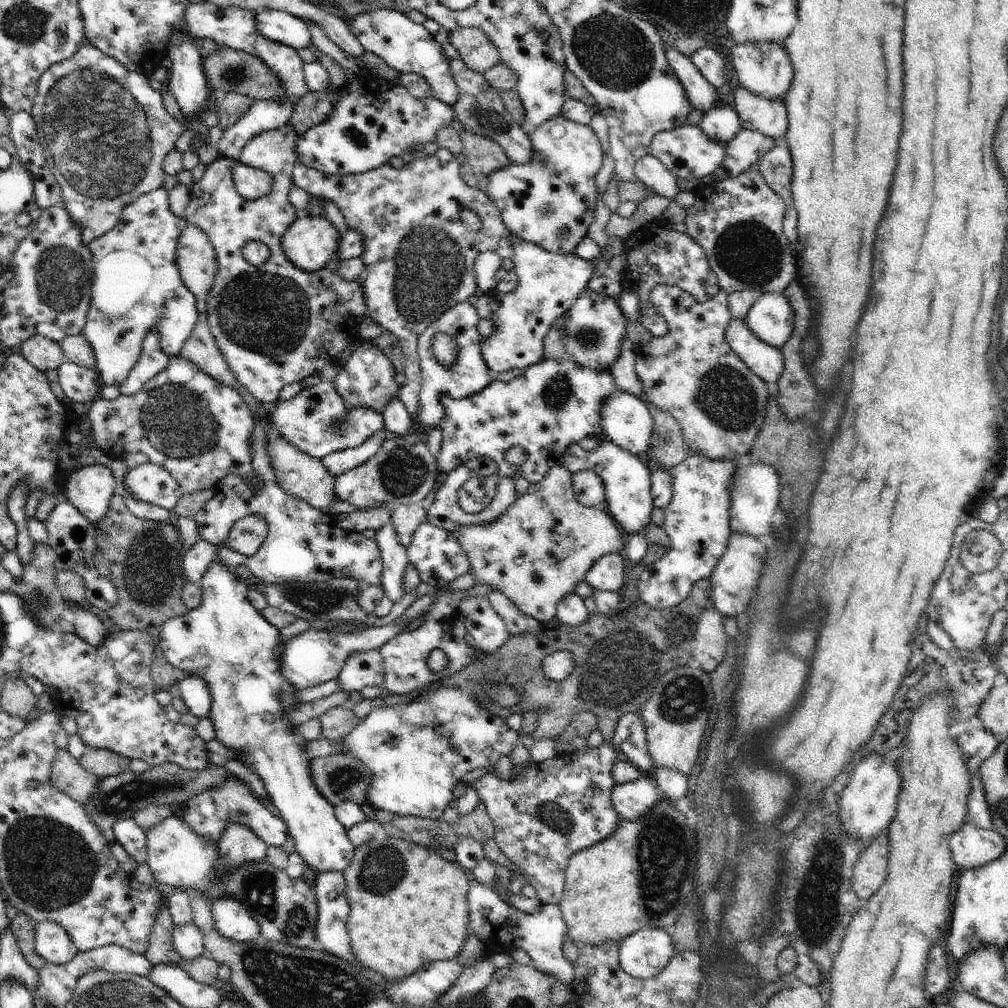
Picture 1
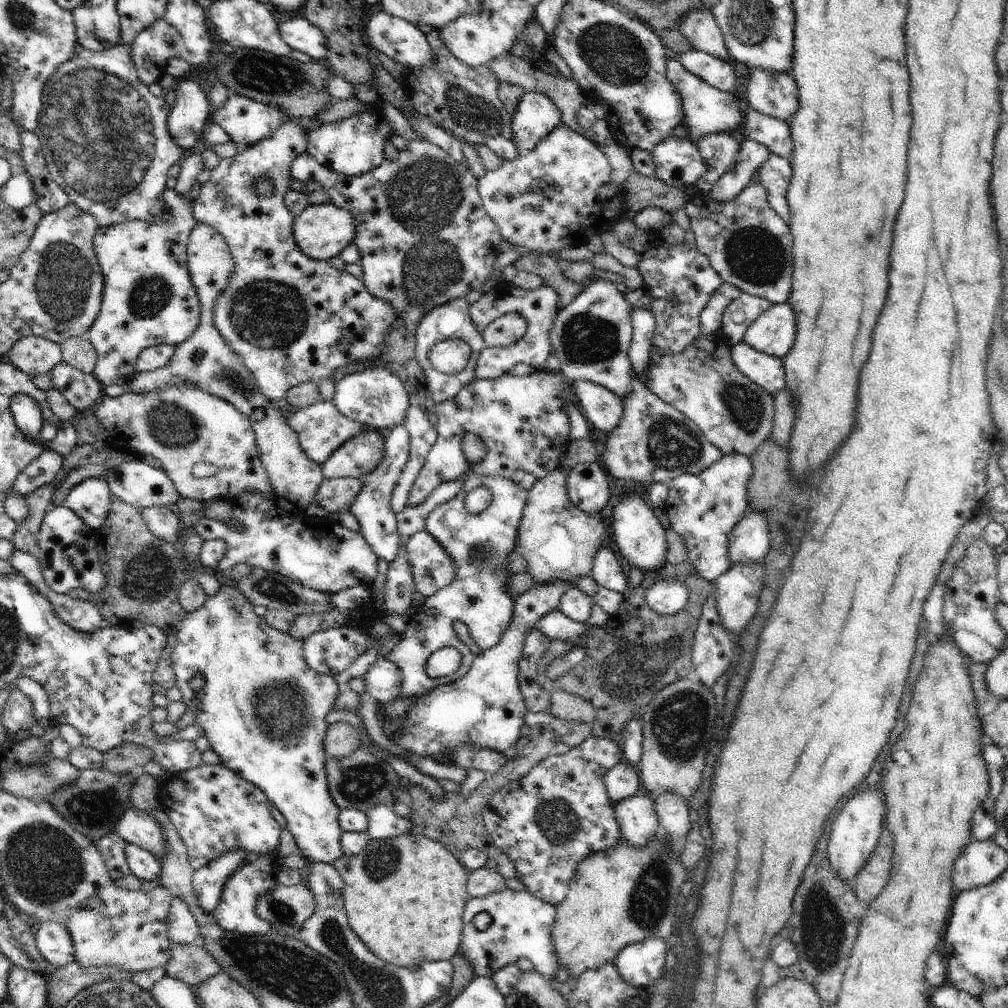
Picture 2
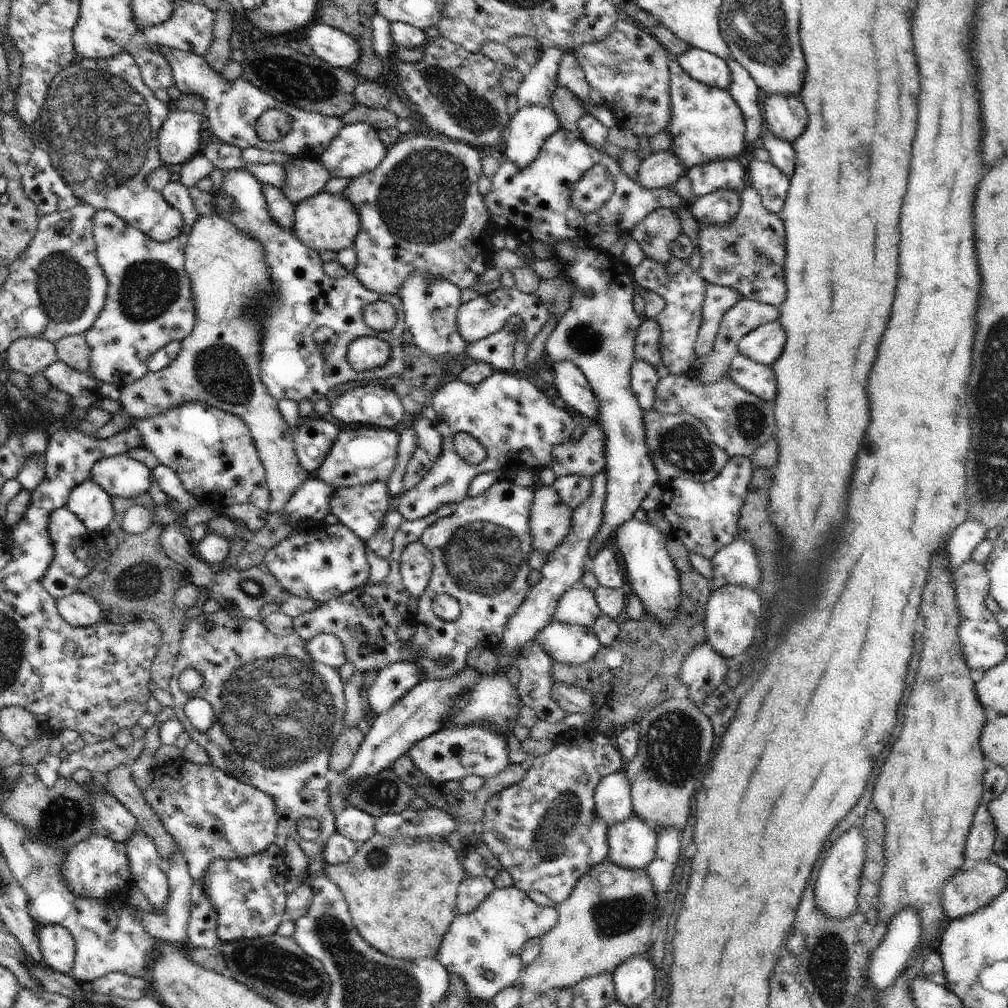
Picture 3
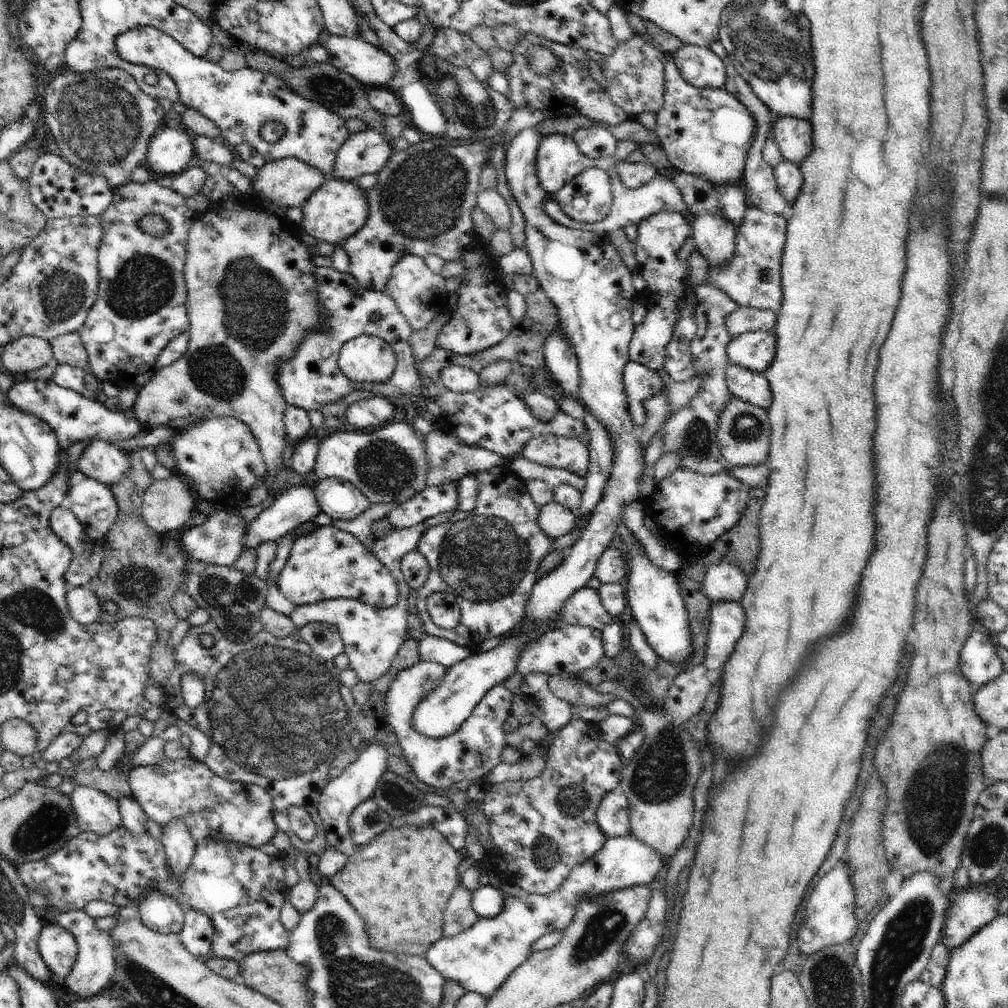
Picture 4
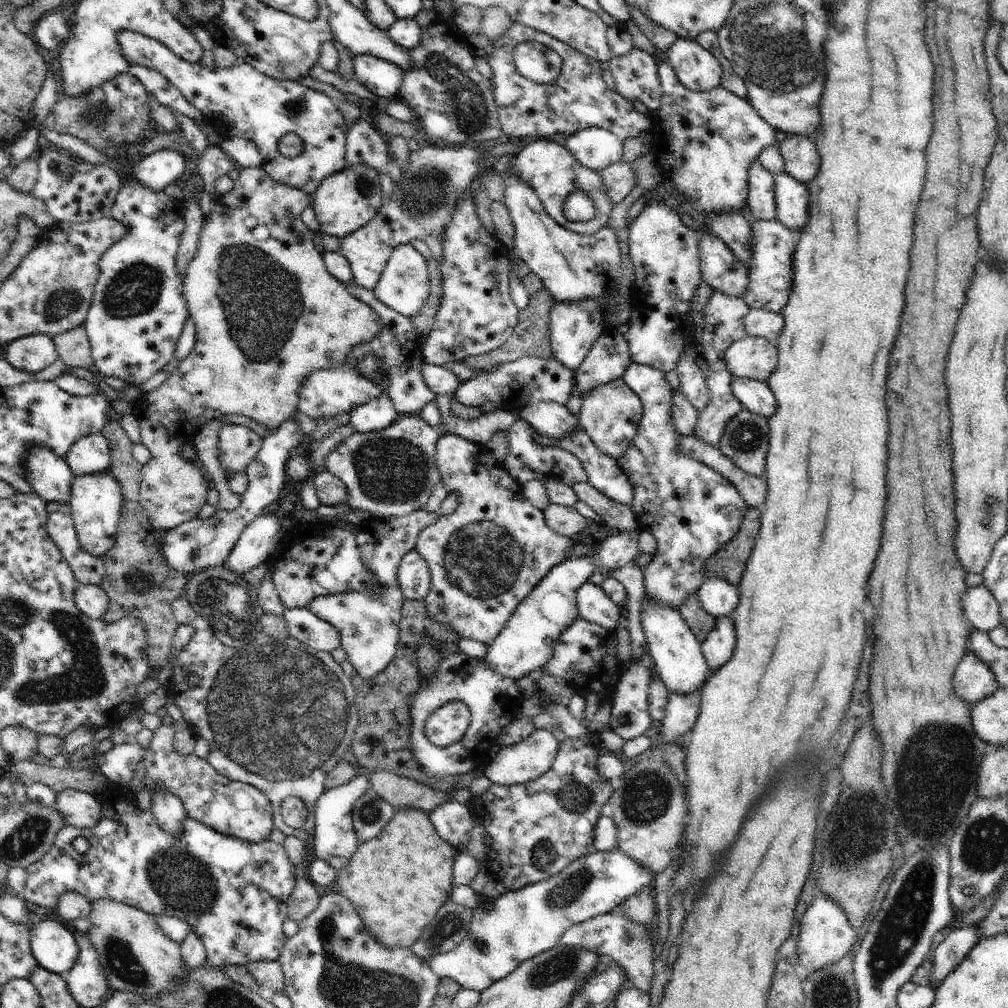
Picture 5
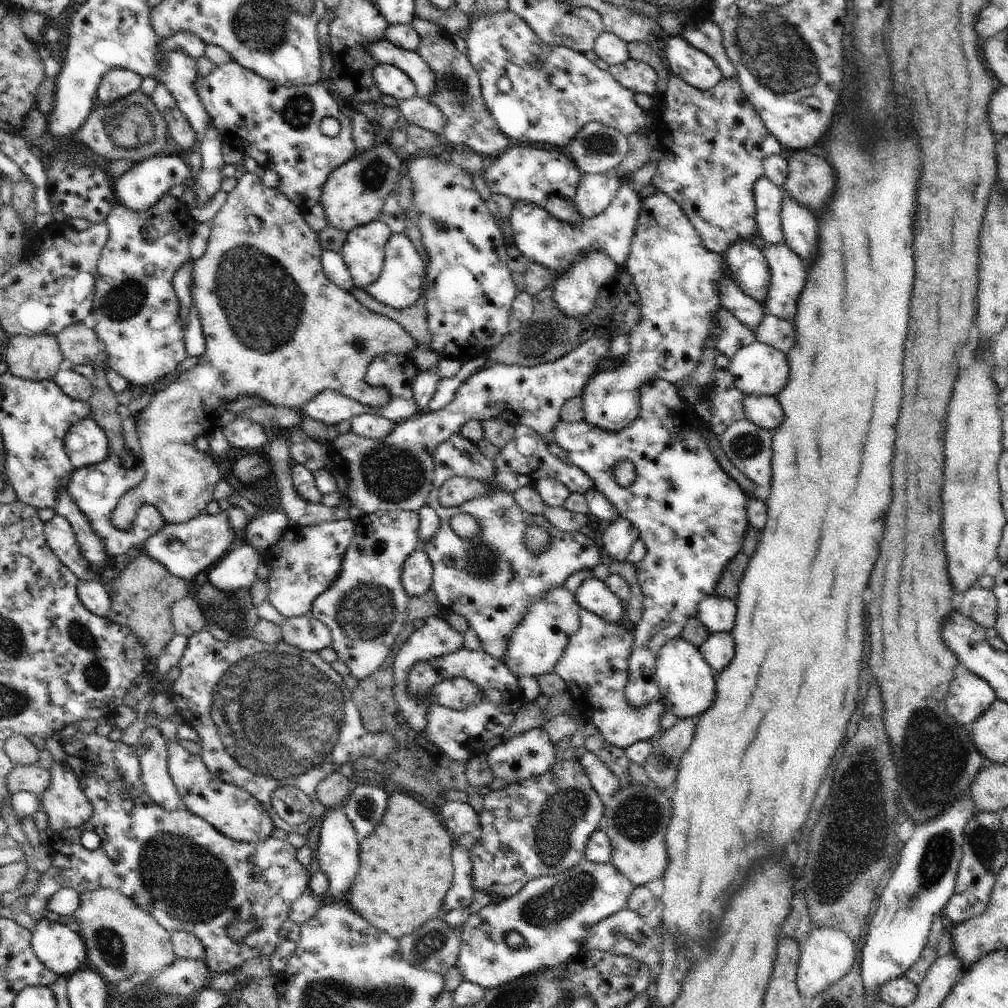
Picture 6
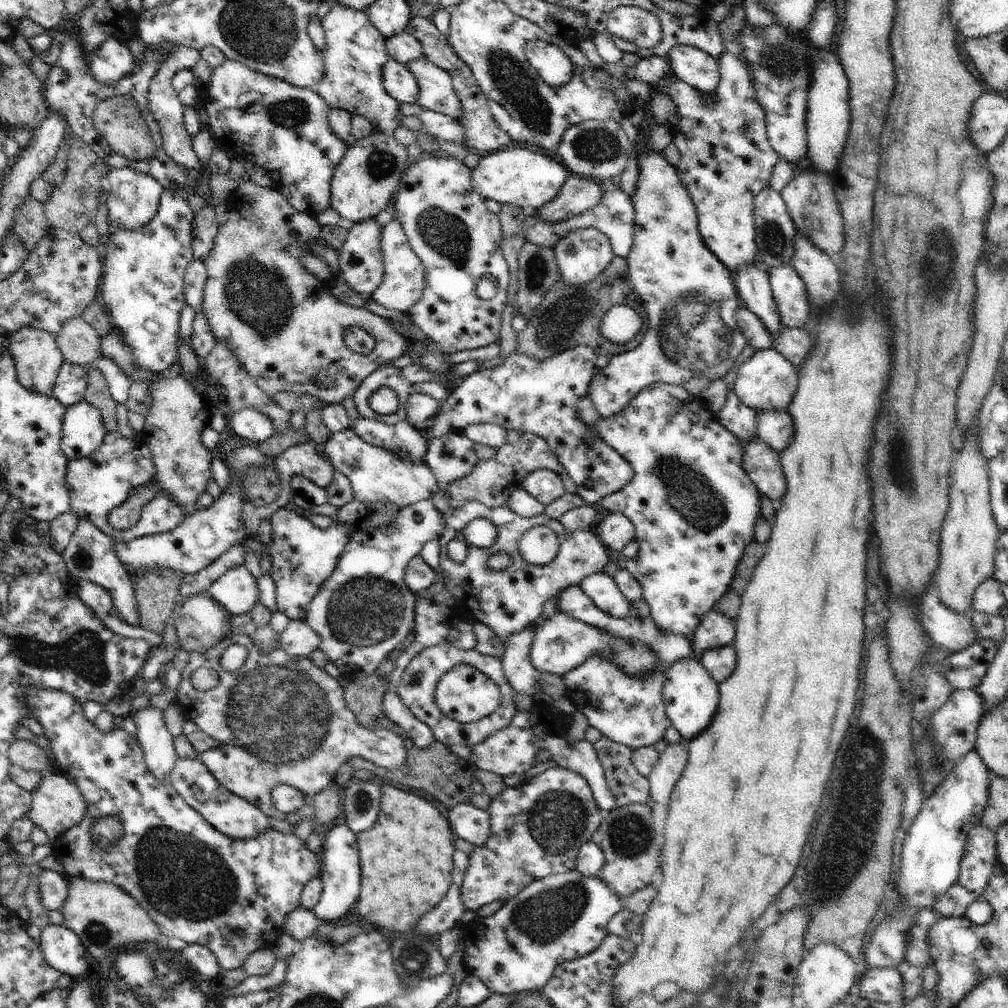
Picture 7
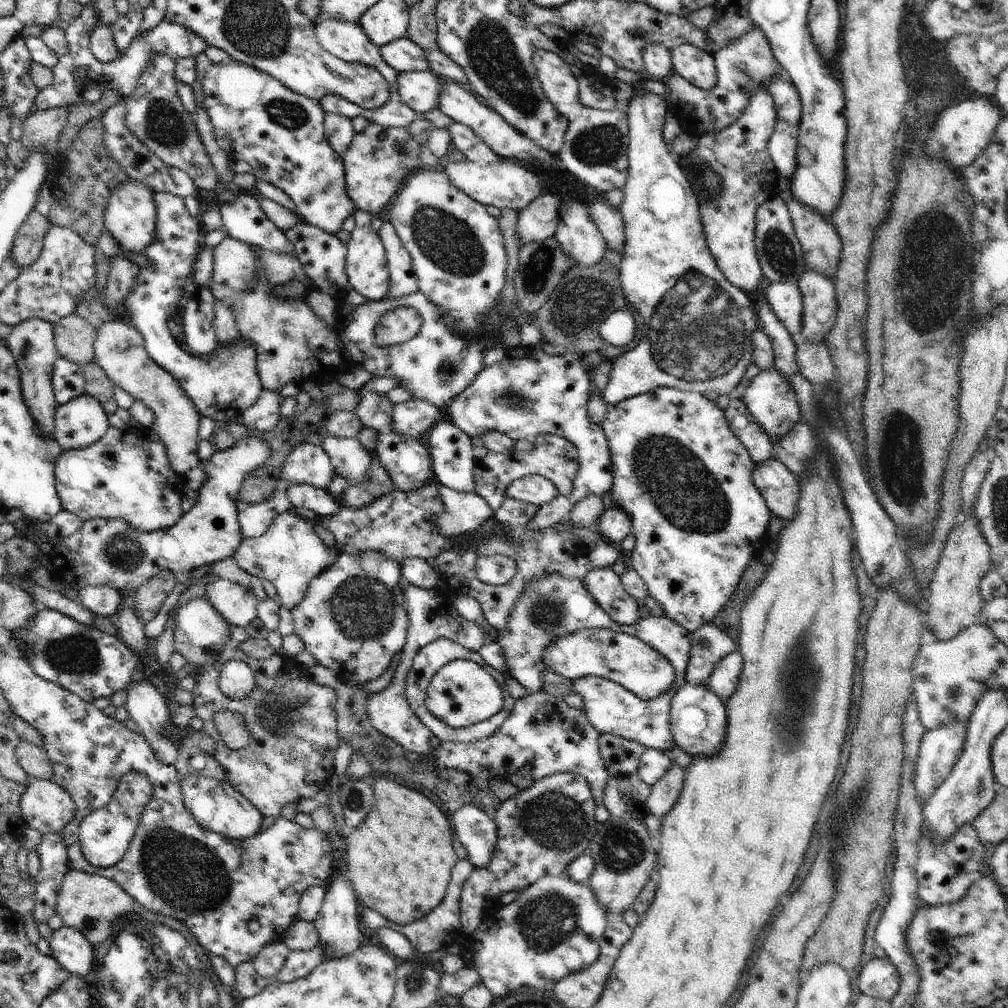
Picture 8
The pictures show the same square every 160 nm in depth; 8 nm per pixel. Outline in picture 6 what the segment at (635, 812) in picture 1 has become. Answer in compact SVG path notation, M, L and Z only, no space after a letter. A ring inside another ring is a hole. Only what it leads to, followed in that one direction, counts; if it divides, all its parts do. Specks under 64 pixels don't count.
M584 857L564 872L534 877L514 896L494 900L477 914L468 917L467 923L463 926L455 965L463 974L465 981L479 984L486 990L511 983L532 973L560 967L581 951L588 932L595 924L627 906L628 899L636 887L626 875L618 872L611 862L598 864ZM508 932L518 932L522 935L524 946L518 950L509 948L505 942Z

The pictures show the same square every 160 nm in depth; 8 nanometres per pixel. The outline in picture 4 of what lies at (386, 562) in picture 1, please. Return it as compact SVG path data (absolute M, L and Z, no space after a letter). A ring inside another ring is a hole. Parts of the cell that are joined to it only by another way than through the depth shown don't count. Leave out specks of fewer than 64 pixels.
M326 478L313 481L314 494L320 511L334 520L356 520L368 508L372 508L370 500L357 490L348 480Z

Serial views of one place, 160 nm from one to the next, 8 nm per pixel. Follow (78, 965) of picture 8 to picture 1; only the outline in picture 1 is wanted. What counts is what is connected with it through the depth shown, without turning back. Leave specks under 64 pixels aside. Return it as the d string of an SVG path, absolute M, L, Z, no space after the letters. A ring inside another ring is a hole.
M46 920L35 927L35 950L47 963L64 965L78 955L66 930L56 922Z

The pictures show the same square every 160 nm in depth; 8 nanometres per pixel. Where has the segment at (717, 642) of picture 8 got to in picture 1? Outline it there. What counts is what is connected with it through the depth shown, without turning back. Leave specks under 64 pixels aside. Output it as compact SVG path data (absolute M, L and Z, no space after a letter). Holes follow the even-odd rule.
M750 454L738 460L732 488L730 488L730 531L738 534L750 534L754 538L770 536L774 532L774 514L778 510L780 498L780 480L770 464L758 464L750 460Z

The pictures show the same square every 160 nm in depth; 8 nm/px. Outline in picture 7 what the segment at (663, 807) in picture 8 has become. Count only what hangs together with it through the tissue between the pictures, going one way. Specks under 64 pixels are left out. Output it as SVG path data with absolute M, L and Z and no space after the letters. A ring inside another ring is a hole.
M683 739L680 744L663 744L658 764L652 768L647 780L650 784L651 804L670 804L670 794L674 784L678 782L684 766L686 766L686 752L688 740Z

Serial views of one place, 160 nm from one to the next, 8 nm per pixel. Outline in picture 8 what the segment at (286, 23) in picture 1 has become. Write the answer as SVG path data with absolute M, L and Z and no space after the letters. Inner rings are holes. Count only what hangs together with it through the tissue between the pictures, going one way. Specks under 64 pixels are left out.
M430 69L403 72L397 76L400 98L421 115L439 108L440 95L445 87Z

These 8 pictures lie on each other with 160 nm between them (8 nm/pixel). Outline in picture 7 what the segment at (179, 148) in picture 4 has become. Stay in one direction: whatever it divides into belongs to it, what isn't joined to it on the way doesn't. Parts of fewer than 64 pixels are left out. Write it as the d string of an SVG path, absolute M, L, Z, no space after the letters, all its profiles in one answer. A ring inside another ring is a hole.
M123 167L111 171L105 183L108 195L106 200L108 223L115 230L142 230L144 226L152 222L165 190L154 176Z

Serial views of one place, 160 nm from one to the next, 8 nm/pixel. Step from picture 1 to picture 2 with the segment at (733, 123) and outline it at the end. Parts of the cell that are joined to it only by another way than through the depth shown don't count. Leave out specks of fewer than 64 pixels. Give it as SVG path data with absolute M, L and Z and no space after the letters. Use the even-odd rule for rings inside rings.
M733 132L706 134L700 138L697 146L706 162L706 172L695 183L699 192L709 194L714 184L720 180L720 176L736 164L736 152L739 150L739 144Z

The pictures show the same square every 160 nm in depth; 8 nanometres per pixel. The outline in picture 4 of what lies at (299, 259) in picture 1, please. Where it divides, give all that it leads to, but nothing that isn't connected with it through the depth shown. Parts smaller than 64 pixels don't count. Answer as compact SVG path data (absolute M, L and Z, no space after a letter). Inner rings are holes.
M327 179L302 207L302 223L299 231L305 231L320 242L328 242L332 246L342 245L357 234L366 224L369 214L366 191L354 180Z

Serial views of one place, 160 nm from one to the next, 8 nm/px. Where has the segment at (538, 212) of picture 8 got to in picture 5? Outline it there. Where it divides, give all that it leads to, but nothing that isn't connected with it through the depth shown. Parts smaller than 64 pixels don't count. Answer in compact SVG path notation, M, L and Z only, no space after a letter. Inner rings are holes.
M622 160L600 171L599 175L602 177L605 195L614 204L624 200L636 182L632 165Z

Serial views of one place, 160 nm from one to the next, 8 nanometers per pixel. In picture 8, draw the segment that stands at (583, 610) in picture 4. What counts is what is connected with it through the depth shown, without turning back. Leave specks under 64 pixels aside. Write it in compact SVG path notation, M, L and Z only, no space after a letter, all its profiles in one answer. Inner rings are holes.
M612 567L592 569L581 582L614 622L633 625L640 620L642 604L625 591L621 576L614 573Z

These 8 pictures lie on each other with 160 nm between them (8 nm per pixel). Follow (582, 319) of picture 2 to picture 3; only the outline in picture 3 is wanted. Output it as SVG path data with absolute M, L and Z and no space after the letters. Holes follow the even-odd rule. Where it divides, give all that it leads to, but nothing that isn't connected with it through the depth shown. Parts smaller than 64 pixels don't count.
M557 241L554 243L551 248L553 249L553 254L550 258L554 260L556 258L562 265L563 269L559 274L559 277L562 279L567 279L567 284L571 285L573 289L573 294L571 301L569 302L569 308L565 311L562 319L557 323L556 328L550 337L548 342L546 342L545 354L547 354L551 359L552 363L562 360L570 360L577 368L580 368L580 371L584 374L584 377L588 380L590 384L590 389L592 393L596 396L597 401L597 422L602 428L603 434L605 435L605 472L607 474L607 496L604 502L604 515L603 520L600 524L599 532L596 532L592 543L588 546L588 566L592 563L592 560L604 549L604 542L606 542L612 535L614 535L628 520L631 520L634 517L634 514L640 509L641 503L644 501L644 498L648 495L648 492L658 483L659 476L654 465L654 462L650 459L649 449L646 443L645 436L645 425L644 425L644 416L645 414L640 409L638 405L636 395L631 388L631 367L635 362L635 353L634 353L634 344L637 336L638 328L641 326L642 319L638 316L633 308L633 298L634 293L634 283L633 280L633 270L630 267L627 267L620 258L612 256L609 251L604 251L597 249L596 246L591 246L590 244L586 248L579 248L576 241Z

